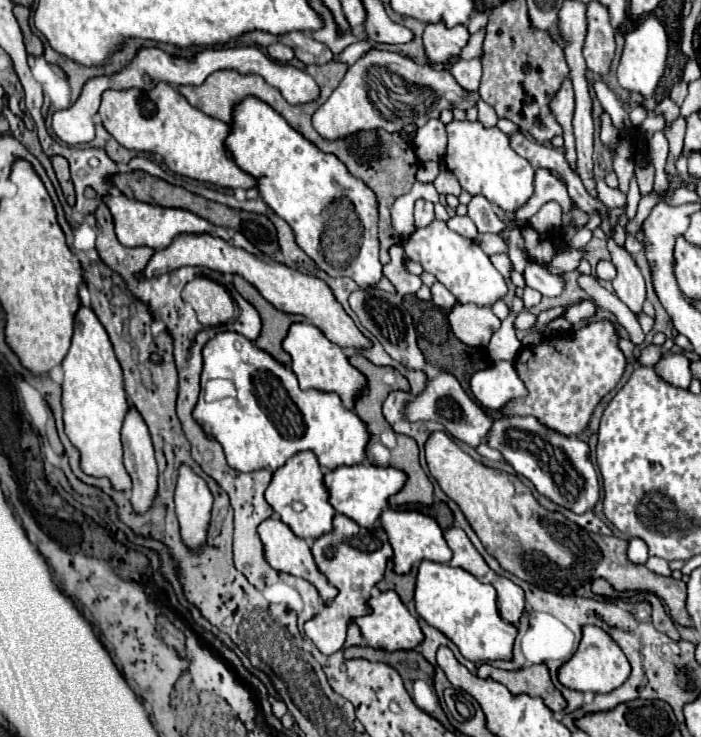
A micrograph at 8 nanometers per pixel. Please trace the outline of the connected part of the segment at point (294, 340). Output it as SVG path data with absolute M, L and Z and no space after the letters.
M296 322L290 326L282 348L292 356L292 370L302 386L302 390L314 388L322 392L336 392L342 398L342 406L348 410L354 406L354 398L362 392L366 386L364 376L348 362L348 358L342 354L342 350L332 344L316 326L306 324L306 322Z

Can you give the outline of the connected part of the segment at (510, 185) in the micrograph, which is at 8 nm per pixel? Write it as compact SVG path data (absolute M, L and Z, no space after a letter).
M452 120L450 124L446 124L446 134L448 148L442 162L446 170L450 170L458 178L462 190L470 192L472 196L482 194L504 212L514 212L532 196L534 170L528 160L524 160L510 148L508 136L500 128L486 128L478 120Z

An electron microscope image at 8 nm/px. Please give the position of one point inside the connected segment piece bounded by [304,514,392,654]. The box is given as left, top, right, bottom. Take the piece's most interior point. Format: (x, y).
(353, 559)

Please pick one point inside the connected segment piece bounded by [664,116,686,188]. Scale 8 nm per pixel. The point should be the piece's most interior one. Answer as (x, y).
(674, 131)

